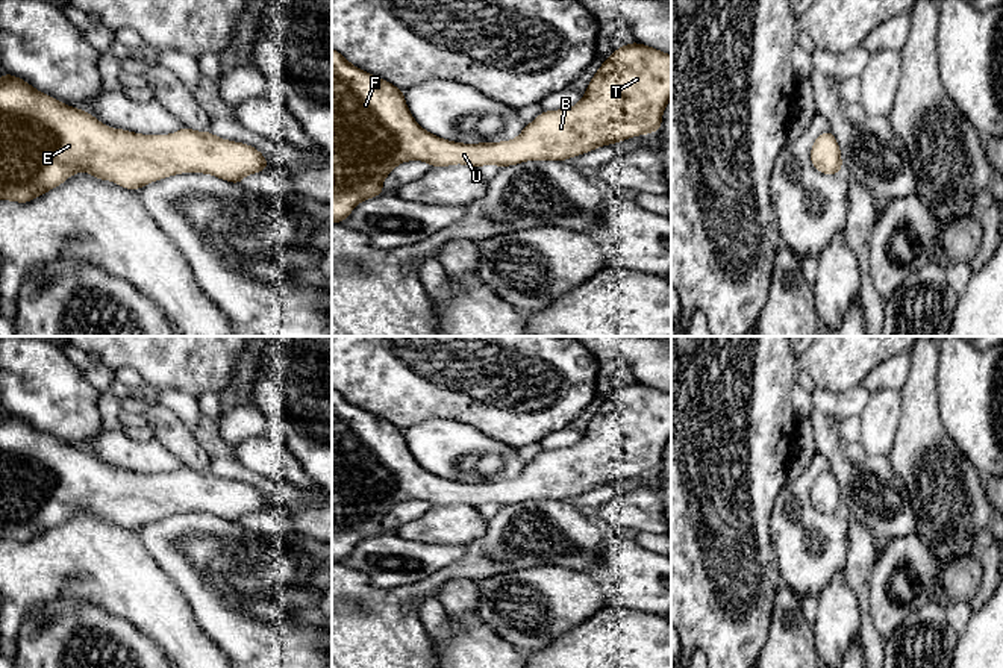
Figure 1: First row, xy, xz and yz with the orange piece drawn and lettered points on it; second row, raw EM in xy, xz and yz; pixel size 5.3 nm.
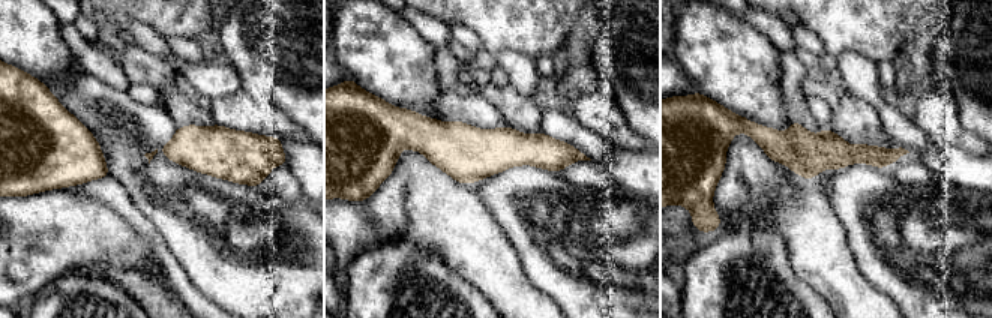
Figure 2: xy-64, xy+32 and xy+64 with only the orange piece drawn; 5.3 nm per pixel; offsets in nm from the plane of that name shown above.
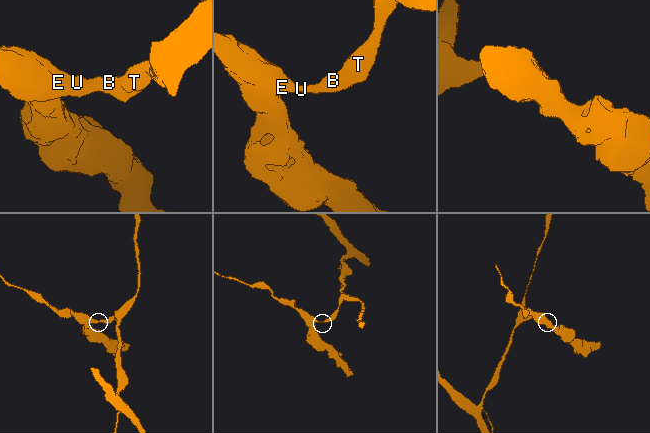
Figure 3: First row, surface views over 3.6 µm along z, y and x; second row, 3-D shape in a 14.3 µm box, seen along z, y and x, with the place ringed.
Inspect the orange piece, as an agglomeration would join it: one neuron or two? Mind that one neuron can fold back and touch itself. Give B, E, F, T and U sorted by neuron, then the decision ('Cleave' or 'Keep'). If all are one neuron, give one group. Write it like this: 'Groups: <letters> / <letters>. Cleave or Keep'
Groups: B E F T U. Keep

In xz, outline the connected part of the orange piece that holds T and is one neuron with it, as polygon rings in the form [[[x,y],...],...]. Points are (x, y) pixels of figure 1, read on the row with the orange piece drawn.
[[[632,42],[617,48],[592,76],[582,100],[568,108],[541,112],[523,132],[511,141],[464,144],[442,139],[424,130],[409,112],[403,91],[353,64],[332,47],[332,223],[342,223],[356,204],[383,194],[383,180],[406,161],[424,161],[430,167],[464,164],[479,168],[518,165],[524,161],[567,161],[601,145],[617,144],[639,135],[658,132],[662,114],[671,100],[671,55],[658,48]]]

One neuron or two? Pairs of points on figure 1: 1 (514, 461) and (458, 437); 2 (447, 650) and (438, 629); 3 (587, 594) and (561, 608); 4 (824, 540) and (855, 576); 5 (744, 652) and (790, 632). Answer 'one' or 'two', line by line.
1: one
2: two
3: one
4: two
5: two

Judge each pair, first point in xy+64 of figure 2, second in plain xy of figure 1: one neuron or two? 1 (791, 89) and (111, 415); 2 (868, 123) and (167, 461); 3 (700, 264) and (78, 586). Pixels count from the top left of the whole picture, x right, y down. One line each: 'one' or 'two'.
1: one
2: two
3: two

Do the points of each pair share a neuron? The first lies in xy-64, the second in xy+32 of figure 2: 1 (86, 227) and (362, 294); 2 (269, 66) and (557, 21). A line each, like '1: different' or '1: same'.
1: different
2: different

